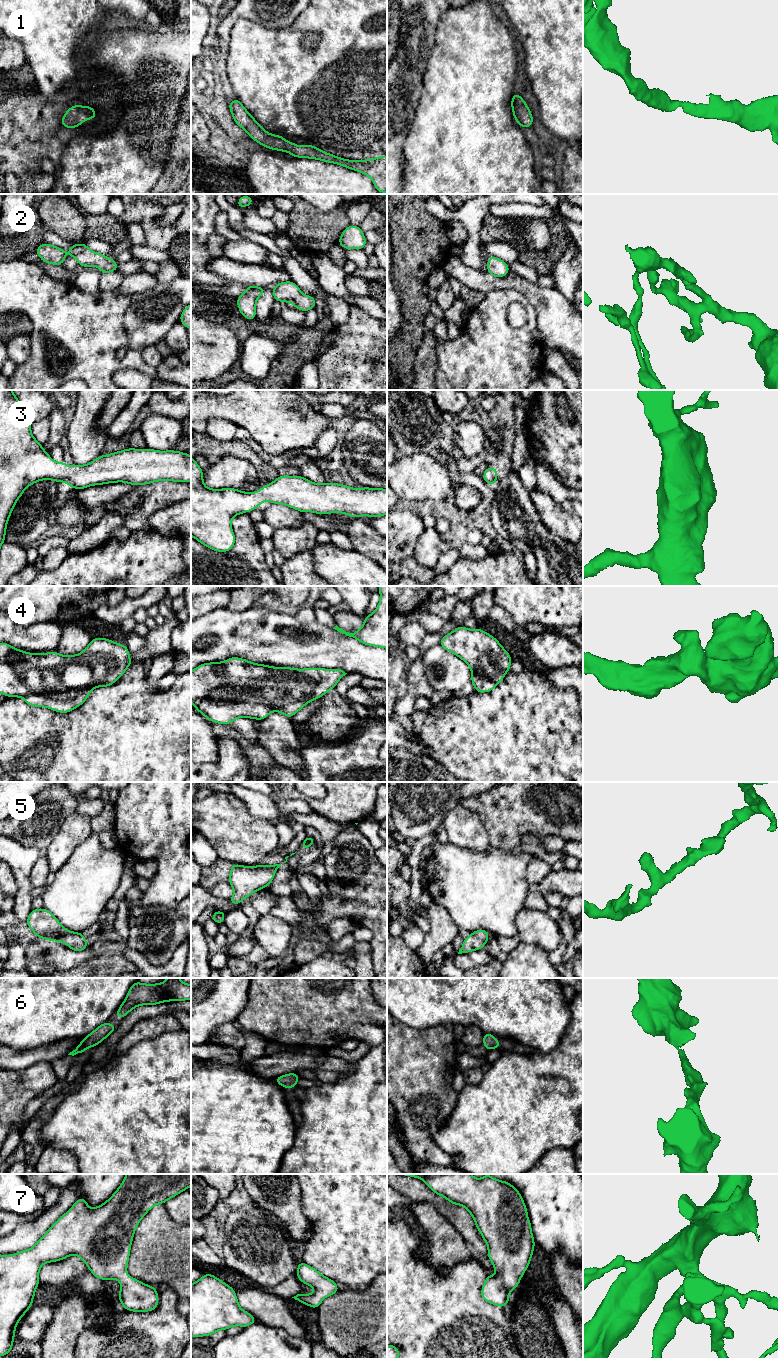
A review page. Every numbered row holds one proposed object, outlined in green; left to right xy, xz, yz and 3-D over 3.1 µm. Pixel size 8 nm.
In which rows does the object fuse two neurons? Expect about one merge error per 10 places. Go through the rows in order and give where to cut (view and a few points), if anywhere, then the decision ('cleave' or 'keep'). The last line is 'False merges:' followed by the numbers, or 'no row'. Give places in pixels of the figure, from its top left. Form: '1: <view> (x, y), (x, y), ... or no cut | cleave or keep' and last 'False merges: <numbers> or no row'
1: no cut | keep
2: no cut | keep
3: no cut | keep
4: no cut | keep
5: no cut | keep
6: no cut | keep
7: no cut | keep
False merges: no row

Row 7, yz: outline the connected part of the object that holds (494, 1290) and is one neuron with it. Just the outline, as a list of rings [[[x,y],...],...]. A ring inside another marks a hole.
[[[397,1174],[416,1177],[423,1180],[426,1185],[437,1195],[445,1197],[451,1204],[464,1206],[474,1219],[483,1240],[488,1246],[488,1258],[497,1272],[496,1275],[488,1275],[481,1289],[481,1298],[493,1305],[503,1308],[511,1303],[508,1294],[518,1287],[525,1269],[529,1268],[530,1259],[535,1247],[531,1230],[531,1222],[524,1200],[519,1191],[510,1183],[492,1178],[488,1174],[481,1179],[475,1179],[471,1174]]]

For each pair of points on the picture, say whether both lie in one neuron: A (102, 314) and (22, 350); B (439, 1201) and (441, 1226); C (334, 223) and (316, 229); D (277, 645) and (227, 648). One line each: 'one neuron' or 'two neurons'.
A: two neurons
B: two neurons
C: one neuron
D: one neuron

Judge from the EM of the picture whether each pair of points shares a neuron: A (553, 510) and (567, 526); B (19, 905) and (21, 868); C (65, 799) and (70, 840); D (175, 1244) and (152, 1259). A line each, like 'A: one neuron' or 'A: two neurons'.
A: one neuron
B: one neuron
C: two neurons
D: one neuron

